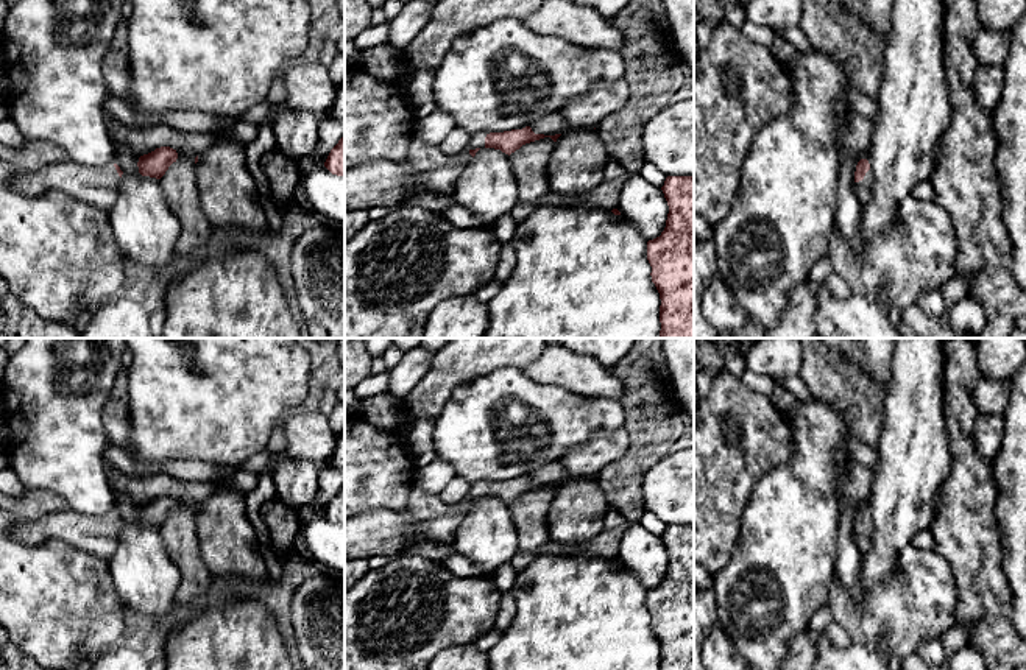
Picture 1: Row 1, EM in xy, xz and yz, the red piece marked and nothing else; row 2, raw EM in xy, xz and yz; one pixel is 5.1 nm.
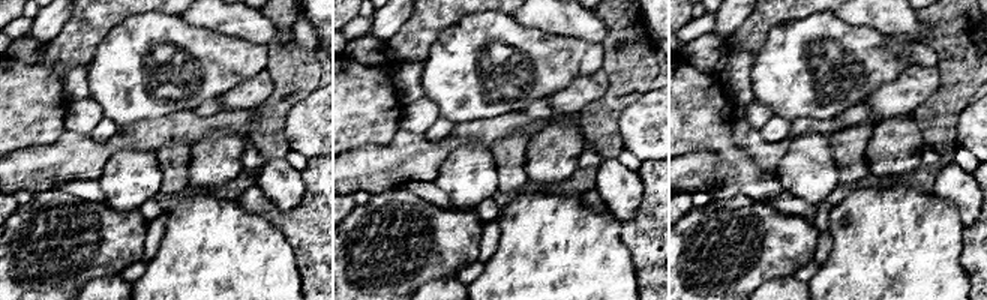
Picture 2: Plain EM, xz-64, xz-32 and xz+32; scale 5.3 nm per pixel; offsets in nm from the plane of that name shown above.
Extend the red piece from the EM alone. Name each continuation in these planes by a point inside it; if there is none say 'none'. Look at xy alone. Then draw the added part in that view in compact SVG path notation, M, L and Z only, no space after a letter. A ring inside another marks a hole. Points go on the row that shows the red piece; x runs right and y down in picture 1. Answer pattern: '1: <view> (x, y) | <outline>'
1: xy (97, 186) | M65 159L37 171L19 175L14 189L23 195L59 190L98 210L109 212L120 192L120 176L114 162L87 167Z

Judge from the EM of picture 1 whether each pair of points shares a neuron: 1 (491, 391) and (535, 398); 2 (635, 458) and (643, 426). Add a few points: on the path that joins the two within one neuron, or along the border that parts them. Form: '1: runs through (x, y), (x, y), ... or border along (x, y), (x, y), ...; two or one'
1: runs through (502, 391), (515, 391), (524, 398); one
2: runs through (643, 451), (643, 433); one

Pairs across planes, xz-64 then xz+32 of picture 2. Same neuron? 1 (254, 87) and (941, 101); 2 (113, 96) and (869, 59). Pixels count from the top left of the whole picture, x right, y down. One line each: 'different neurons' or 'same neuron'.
1: different neurons
2: same neuron

